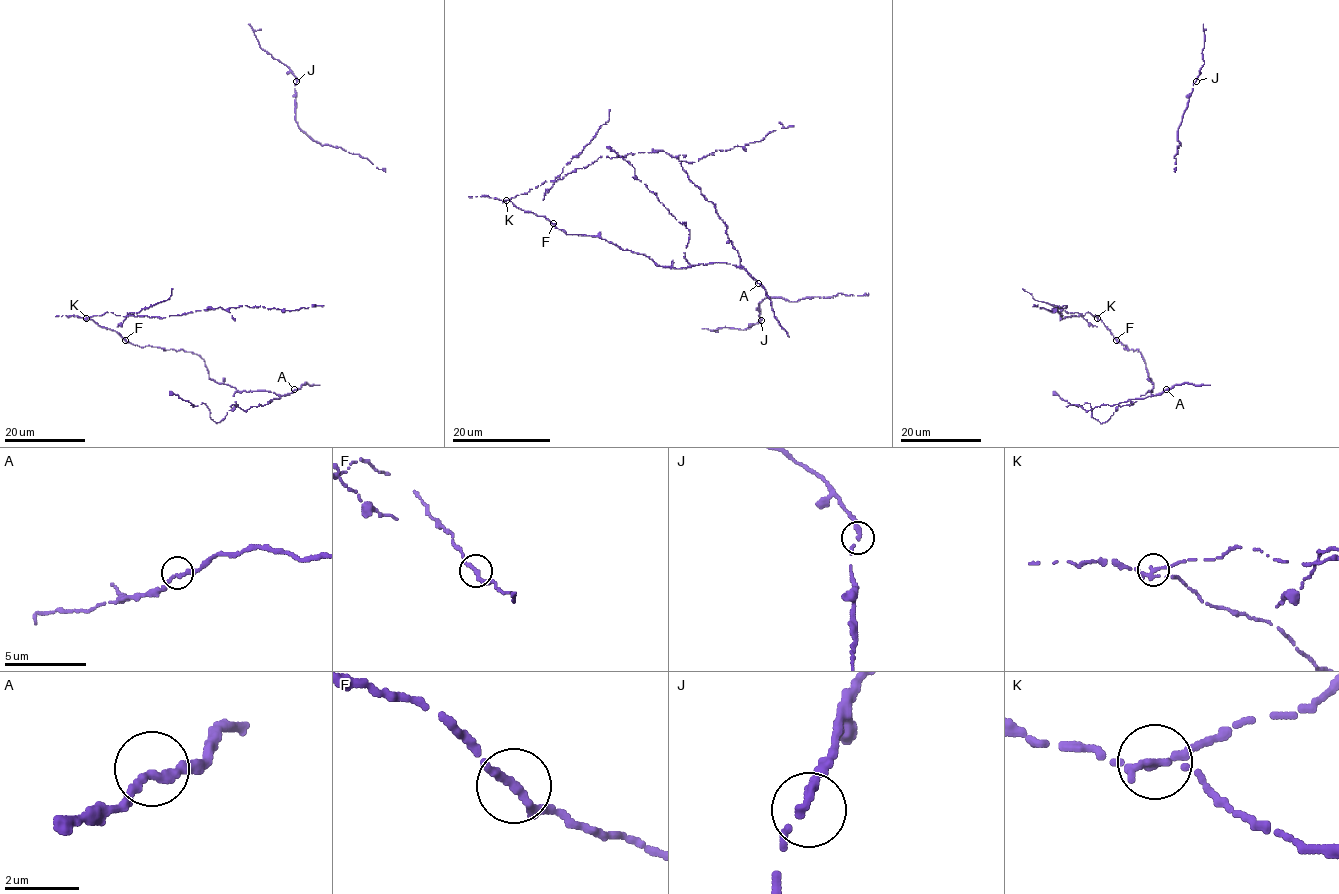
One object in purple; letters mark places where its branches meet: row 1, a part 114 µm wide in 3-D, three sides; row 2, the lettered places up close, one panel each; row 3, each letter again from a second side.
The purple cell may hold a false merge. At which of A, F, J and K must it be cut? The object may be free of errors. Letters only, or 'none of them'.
K

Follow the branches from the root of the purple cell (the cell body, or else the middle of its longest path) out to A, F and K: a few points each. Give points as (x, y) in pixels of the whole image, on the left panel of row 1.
A: (229, 308), (90, 319), (140, 347), (197, 354), (212, 380), (239, 391), (294, 389)
F: (229, 308), (207, 308), (162, 318), (123, 316), (112, 312), (90, 317), (102, 327), (117, 331), (125, 340)
K: (229, 308), (207, 308), (162, 318), (123, 316), (112, 312), (87, 317)

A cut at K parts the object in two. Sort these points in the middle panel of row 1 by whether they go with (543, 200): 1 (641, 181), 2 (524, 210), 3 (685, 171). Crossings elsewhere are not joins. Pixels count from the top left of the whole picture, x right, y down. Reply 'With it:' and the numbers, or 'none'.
With it: none

